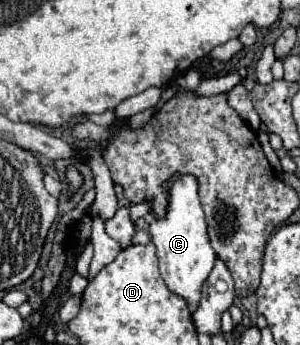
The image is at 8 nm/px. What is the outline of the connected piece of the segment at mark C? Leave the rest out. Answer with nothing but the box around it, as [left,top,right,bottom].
[150,174,216,312]

